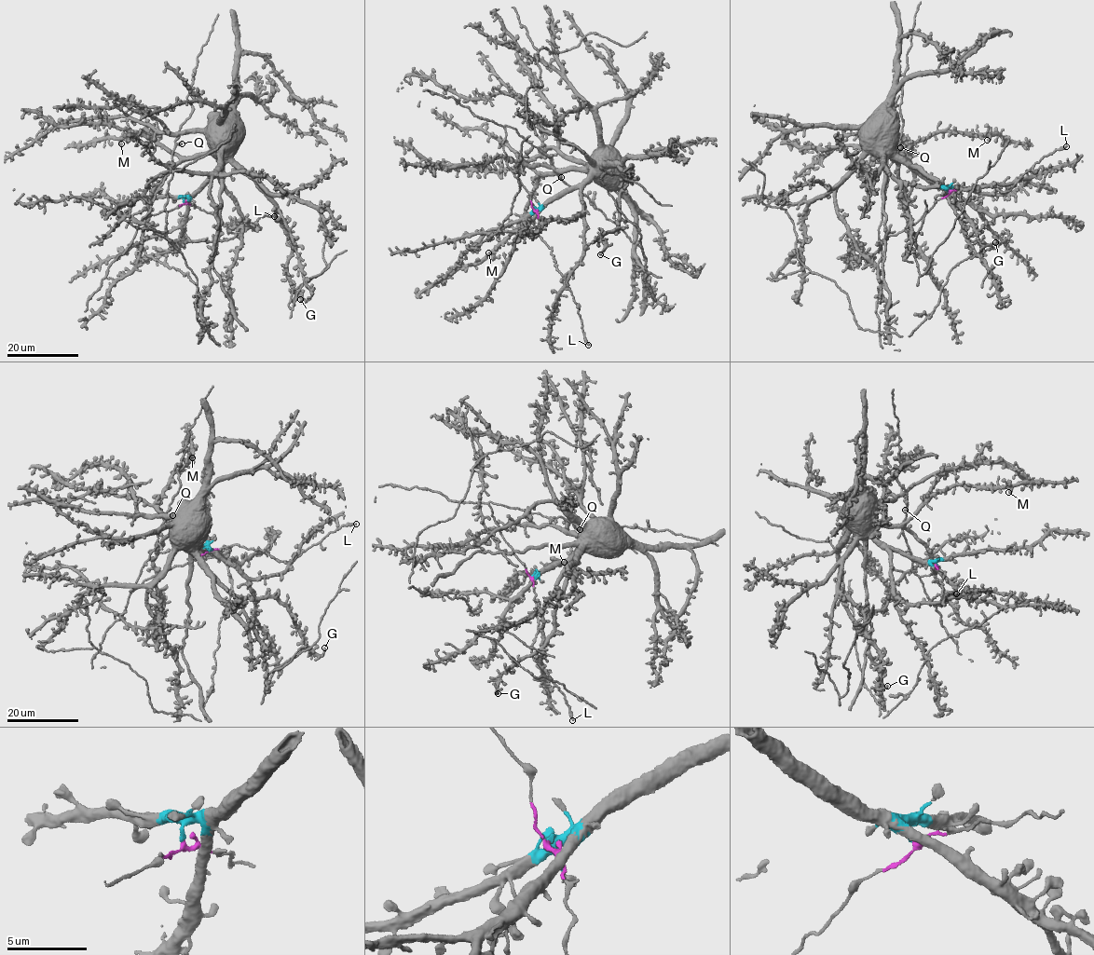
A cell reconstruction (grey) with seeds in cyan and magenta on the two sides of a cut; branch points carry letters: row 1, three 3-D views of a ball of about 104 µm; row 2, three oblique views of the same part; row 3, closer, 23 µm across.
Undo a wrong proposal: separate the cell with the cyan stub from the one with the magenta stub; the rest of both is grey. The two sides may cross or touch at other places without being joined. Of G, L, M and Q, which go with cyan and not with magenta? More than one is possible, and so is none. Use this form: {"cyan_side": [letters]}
{"cyan_side": ["G", "M"]}

